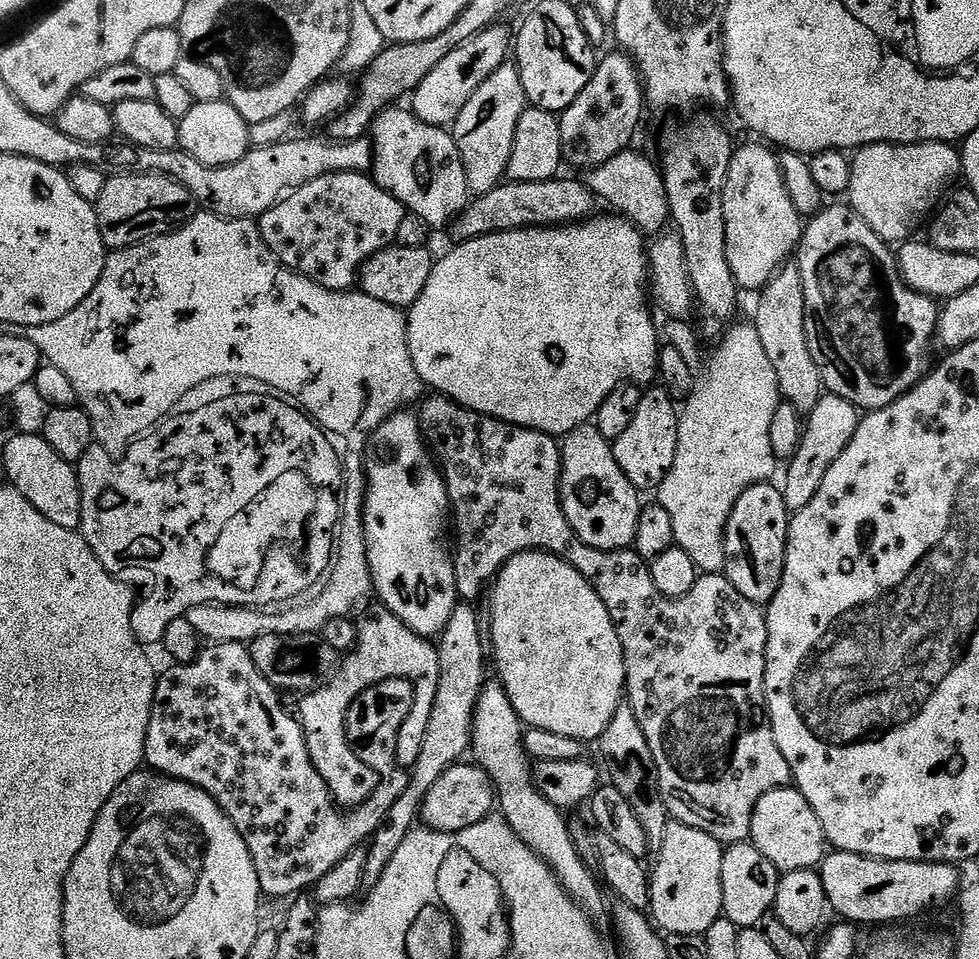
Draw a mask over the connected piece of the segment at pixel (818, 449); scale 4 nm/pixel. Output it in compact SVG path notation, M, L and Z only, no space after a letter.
M831 394L821 395L818 406L814 406L814 410L807 413L804 437L794 458L787 461L788 473L784 476L784 484L782 483L784 501L789 513L795 514L810 506L814 494L818 494L818 486L822 486L822 478L826 478L826 470L830 470L830 466L834 466L834 462L842 458L842 450L850 446L861 419L861 409L846 402L846 398Z

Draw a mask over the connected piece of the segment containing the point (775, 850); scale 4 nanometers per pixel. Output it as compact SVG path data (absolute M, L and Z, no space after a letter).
M794 786L770 790L758 802L752 815L752 835L750 843L762 850L770 862L780 873L794 870L819 869L826 855L826 841L822 822L818 822L818 814L806 802L806 798Z

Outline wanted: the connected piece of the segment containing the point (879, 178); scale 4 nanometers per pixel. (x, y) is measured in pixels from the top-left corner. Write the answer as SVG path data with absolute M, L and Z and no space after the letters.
M867 144L851 157L852 173L846 193L850 207L863 218L866 226L870 226L870 230L874 230L874 234L878 234L880 240L907 241L913 235L911 232L933 215L934 209L949 191L948 183L961 175L962 156L954 149L952 144Z

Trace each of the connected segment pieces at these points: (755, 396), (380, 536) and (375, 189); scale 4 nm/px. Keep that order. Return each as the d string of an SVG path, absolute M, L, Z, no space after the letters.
M668 320L662 328L667 343L682 350L682 358L695 370L695 380L691 394L682 404L678 450L674 466L660 483L658 503L666 506L670 514L675 547L686 550L704 574L723 573L724 531L734 502L750 486L772 478L778 467L770 450L770 421L782 402L778 374L774 374L774 362L762 347L755 323L735 324L719 337L720 345L701 368L704 356L691 323Z
M411 411L395 412L377 426L366 456L366 487L364 489L364 541L368 569L372 575L379 603L392 612L414 634L439 637L450 622L458 603L456 562L450 547L450 505L444 473L434 463L434 457L420 433L420 422Z
M327 172L322 178L314 178L314 182L306 182L306 186L294 190L294 194L259 217L258 223L262 238L272 253L291 272L310 278L317 286L326 286L326 290L346 292L357 287L360 268L371 256L396 244L398 226L402 226L405 215L406 210L398 198L379 188L371 175L362 172Z

